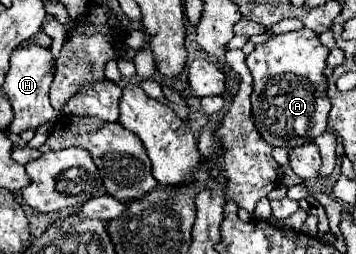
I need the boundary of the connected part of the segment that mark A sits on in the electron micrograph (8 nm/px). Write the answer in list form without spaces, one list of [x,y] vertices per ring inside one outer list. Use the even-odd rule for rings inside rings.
[[[308,28],[272,36],[266,44],[258,44],[246,58],[250,74],[254,78],[252,118],[256,130],[270,146],[286,150],[314,142],[326,132],[330,100],[326,96],[326,58],[330,50],[320,44],[318,34]]]

